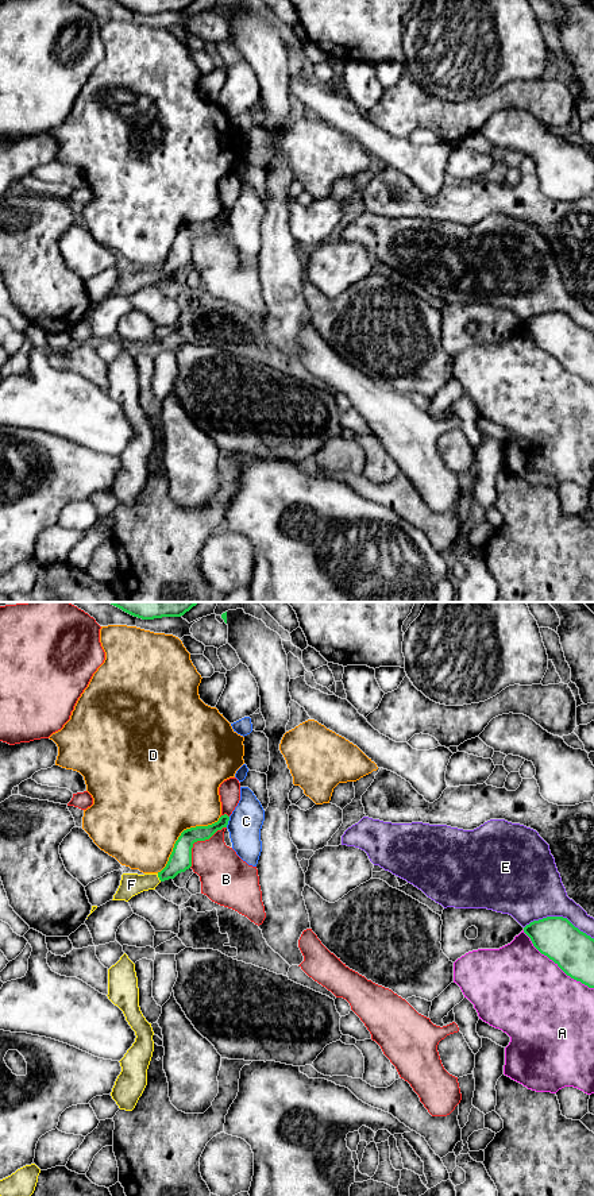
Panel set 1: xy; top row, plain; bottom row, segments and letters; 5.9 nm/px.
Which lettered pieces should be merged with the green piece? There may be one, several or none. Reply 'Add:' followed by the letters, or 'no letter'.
Add: F

